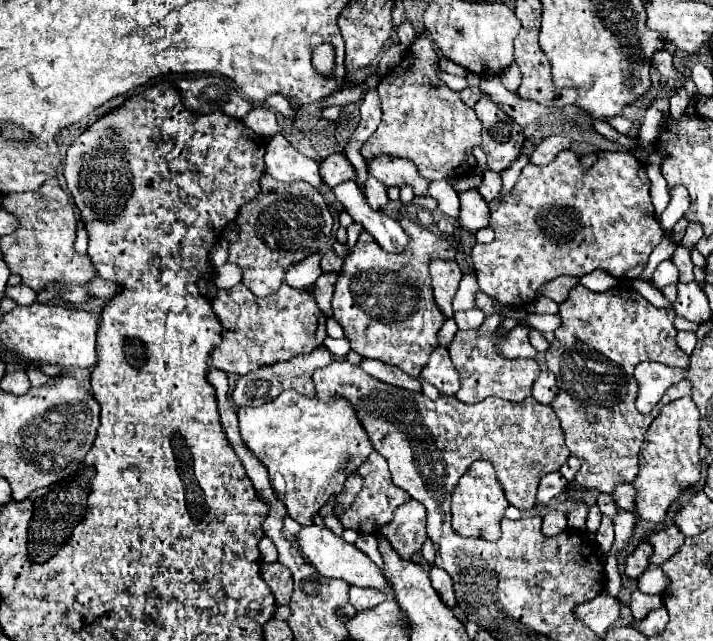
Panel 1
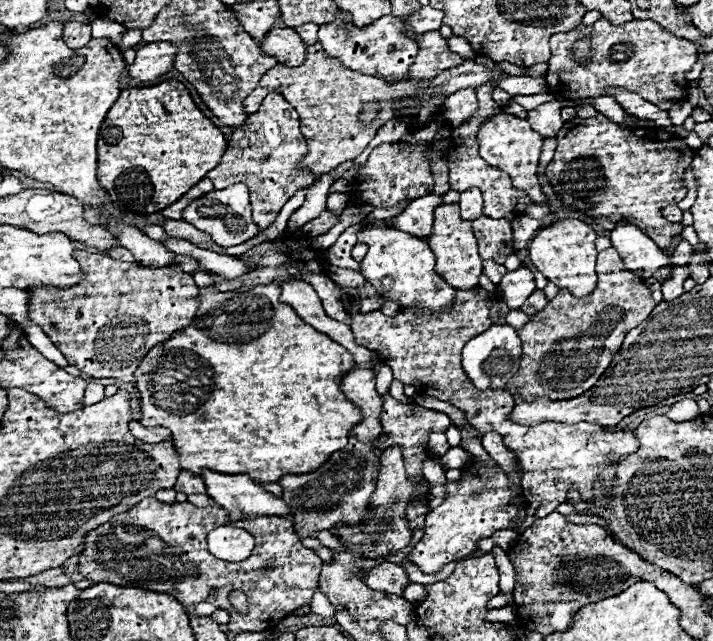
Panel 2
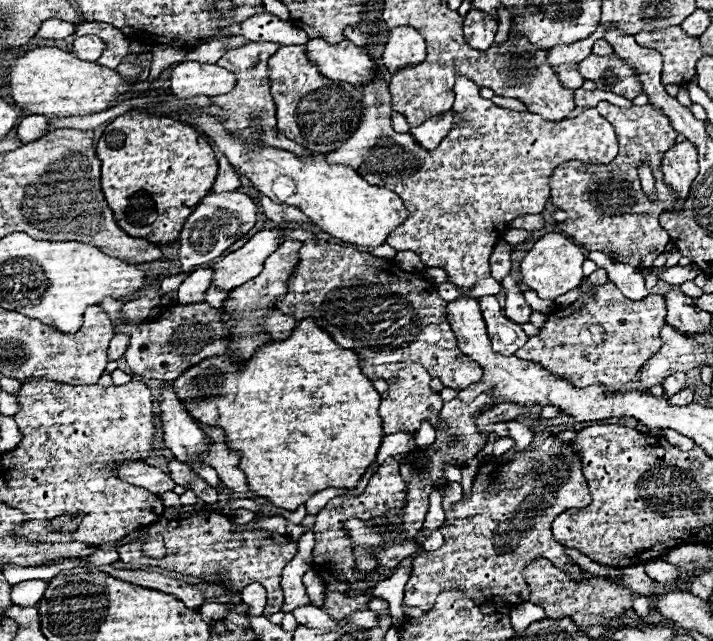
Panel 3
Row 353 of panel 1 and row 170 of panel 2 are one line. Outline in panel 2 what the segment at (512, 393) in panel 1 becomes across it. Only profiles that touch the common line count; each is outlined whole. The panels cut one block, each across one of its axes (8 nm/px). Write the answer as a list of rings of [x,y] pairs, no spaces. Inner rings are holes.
[[[482,84],[476,86],[476,94],[478,94],[478,114],[464,122],[460,128],[452,130],[452,138],[450,138],[450,152],[448,152],[448,166],[450,166],[450,188],[464,192],[468,188],[480,188],[484,194],[484,214],[490,218],[506,218],[506,220],[514,220],[518,216],[522,216],[526,204],[530,204],[532,200],[528,198],[526,192],[520,192],[512,186],[512,180],[506,172],[500,172],[498,168],[492,168],[488,162],[480,160],[478,154],[478,144],[476,144],[476,132],[478,126],[482,124],[484,116],[492,116],[494,112],[498,112],[498,104],[492,100],[492,86],[490,84]]]

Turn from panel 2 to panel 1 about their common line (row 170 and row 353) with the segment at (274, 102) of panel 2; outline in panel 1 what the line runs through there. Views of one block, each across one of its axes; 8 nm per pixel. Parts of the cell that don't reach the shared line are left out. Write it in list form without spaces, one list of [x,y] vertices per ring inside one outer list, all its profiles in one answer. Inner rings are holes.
[[[244,284],[230,290],[218,290],[212,300],[212,310],[222,324],[222,342],[212,350],[212,364],[228,374],[248,374],[265,365],[289,361],[298,354],[316,350],[318,334],[326,338],[326,316],[316,306],[314,298],[304,292],[282,284],[278,292],[266,298],[254,296]]]

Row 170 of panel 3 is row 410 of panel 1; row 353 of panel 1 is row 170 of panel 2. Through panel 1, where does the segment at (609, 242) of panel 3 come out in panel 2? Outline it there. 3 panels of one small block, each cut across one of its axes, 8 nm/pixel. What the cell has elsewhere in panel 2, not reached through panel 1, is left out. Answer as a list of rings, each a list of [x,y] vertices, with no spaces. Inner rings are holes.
[[[602,114],[564,122],[556,140],[556,154],[546,168],[546,176],[570,210],[596,214],[590,218],[597,218],[595,222],[608,231],[618,226],[621,218],[628,218],[660,248],[666,248],[672,236],[682,232],[680,224],[672,224],[662,216],[662,208],[686,196],[682,174],[692,164],[696,150],[684,140],[668,138],[654,128],[620,128]]]

